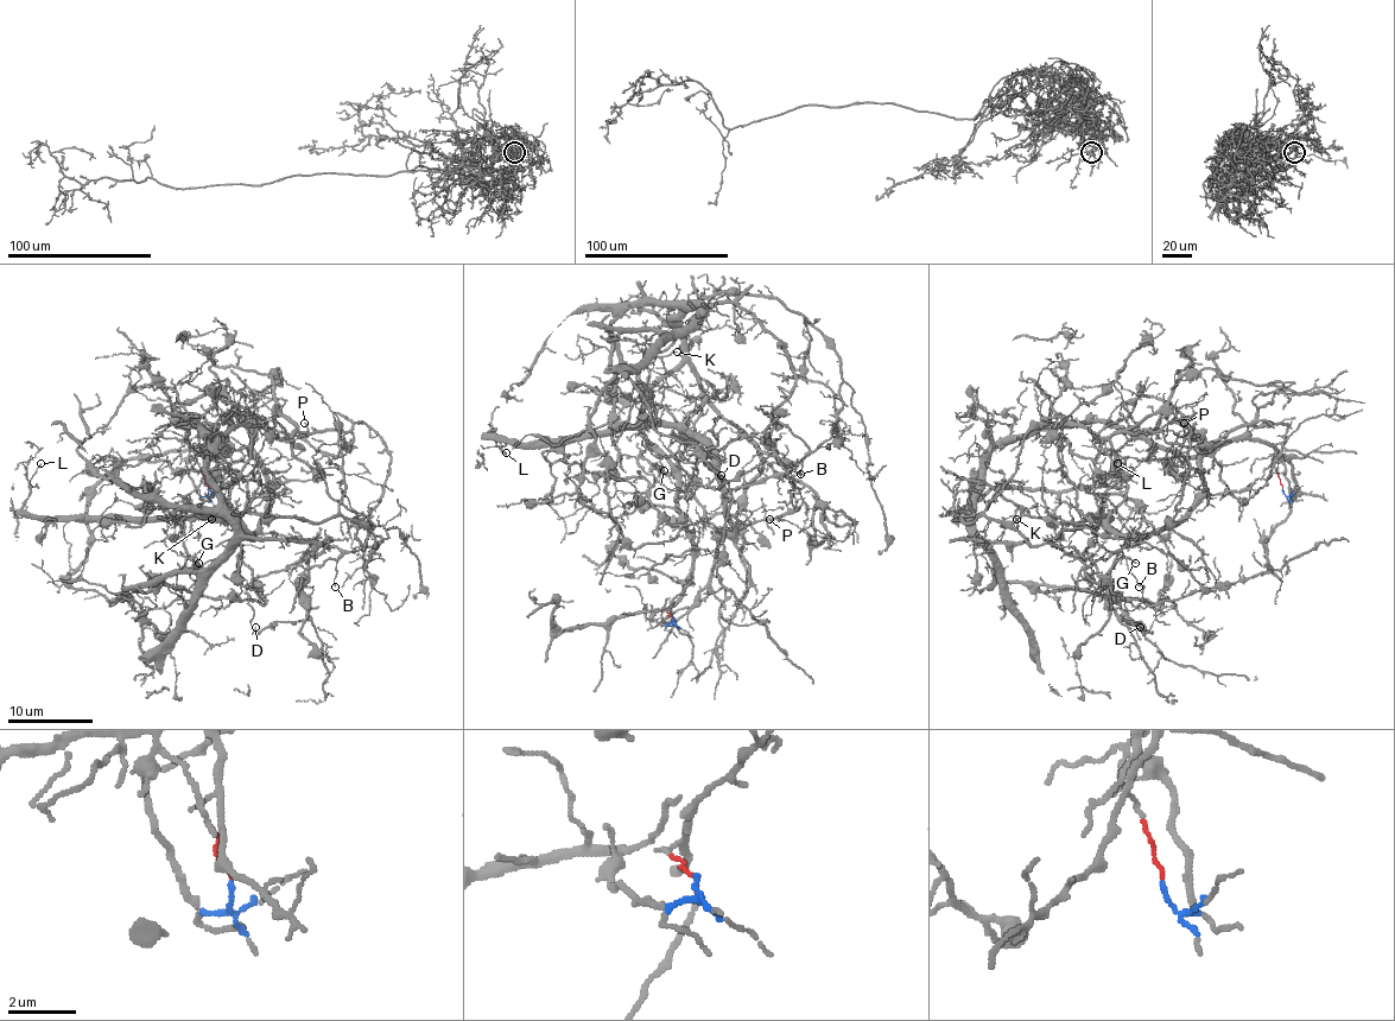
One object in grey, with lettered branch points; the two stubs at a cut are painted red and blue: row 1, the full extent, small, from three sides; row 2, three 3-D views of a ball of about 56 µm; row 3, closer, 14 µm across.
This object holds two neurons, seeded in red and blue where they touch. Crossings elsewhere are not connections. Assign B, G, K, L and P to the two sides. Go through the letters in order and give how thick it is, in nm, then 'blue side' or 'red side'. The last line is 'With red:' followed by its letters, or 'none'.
B: calibre 120 nm; red side
G: calibre 120 nm; red side
K: calibre 140 nm; red side
L: calibre 100 nm; red side
P: calibre 130 nm; red side
With red: B, G, K, L, P

